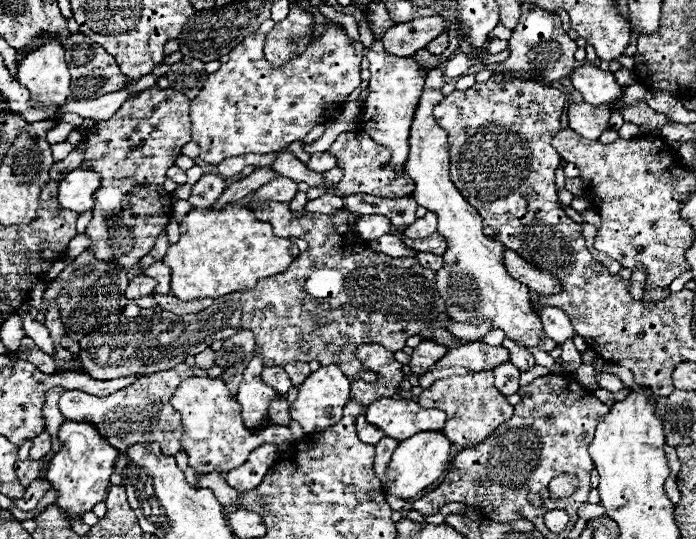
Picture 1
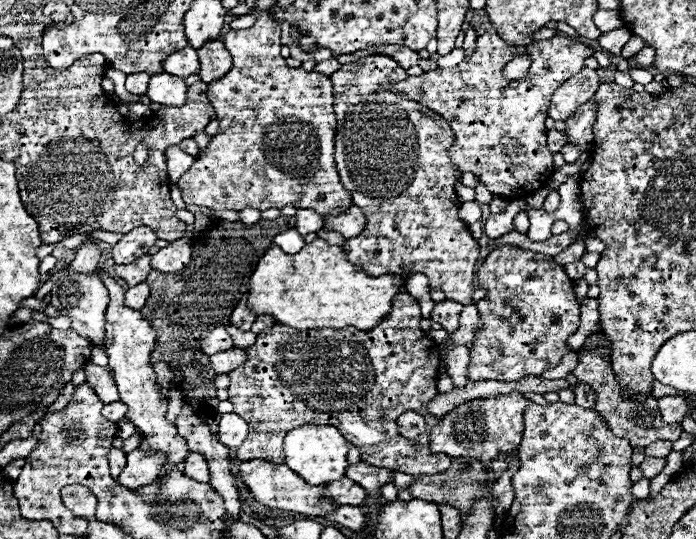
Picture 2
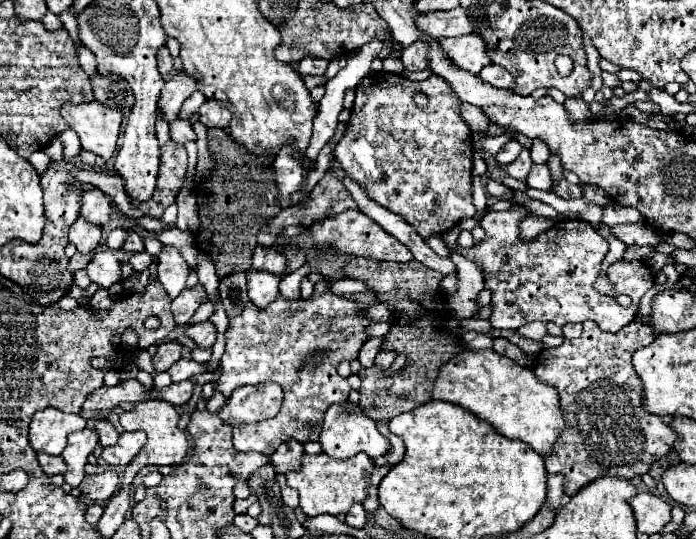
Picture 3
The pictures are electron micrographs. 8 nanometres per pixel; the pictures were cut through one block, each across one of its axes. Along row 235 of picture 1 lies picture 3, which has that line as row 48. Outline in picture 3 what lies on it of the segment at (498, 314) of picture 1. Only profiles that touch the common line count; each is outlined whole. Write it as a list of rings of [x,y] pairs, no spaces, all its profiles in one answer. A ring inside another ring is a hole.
[[[466,34],[458,38],[440,38],[438,44],[454,66],[470,74],[478,74],[484,66],[490,64],[486,56],[486,44],[478,34]]]

